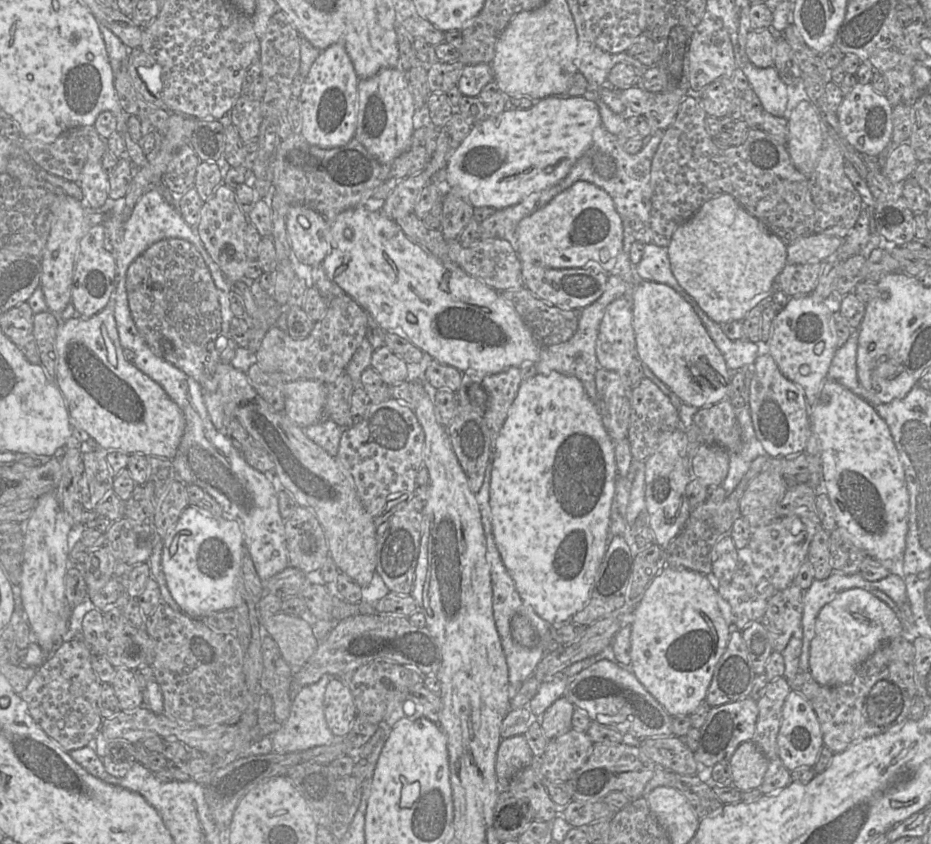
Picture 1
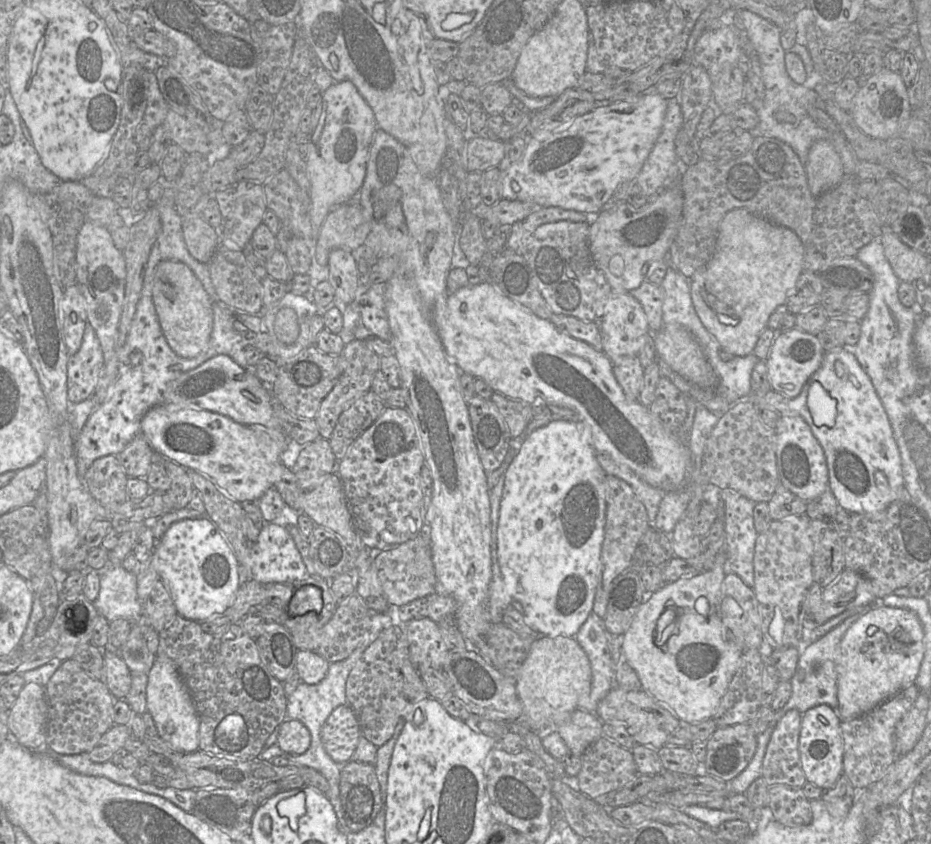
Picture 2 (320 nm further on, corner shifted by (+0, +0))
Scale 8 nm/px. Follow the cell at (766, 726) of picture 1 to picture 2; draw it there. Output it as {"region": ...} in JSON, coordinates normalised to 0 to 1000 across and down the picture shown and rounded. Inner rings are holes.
{"region":[[[849,840],[834,857],[818,905],[817,919],[825,931],[843,929],[861,935],[867,927],[858,892],[860,853],[861,845]]]}

